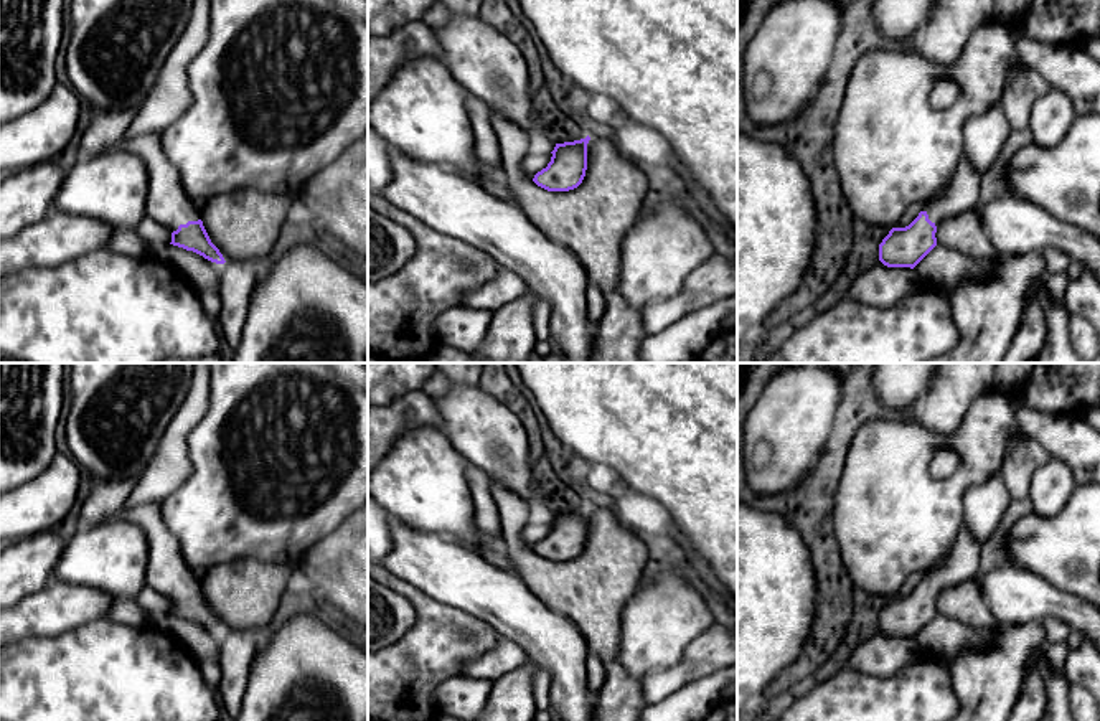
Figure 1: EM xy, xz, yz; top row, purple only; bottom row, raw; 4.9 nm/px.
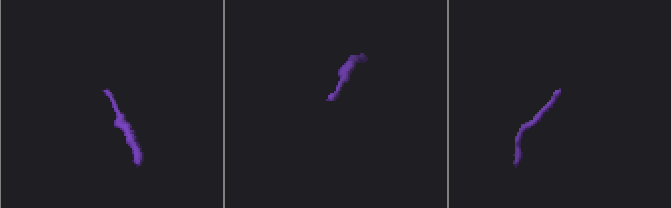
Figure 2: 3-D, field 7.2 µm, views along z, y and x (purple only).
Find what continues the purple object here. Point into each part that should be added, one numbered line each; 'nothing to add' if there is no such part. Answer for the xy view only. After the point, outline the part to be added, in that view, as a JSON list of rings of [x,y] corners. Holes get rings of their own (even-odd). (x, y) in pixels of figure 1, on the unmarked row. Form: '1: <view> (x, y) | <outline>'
1: xy (167, 573) | [[[162,503],[122,508],[115,516],[140,526],[147,536],[148,563],[145,586],[176,601],[180,594],[201,589],[193,569],[183,559],[180,544],[167,528]]]

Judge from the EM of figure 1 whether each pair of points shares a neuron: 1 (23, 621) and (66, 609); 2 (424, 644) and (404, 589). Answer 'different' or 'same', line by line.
1: same
2: same

